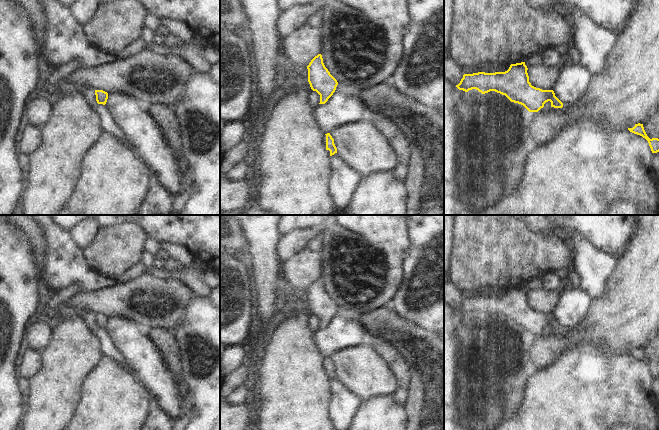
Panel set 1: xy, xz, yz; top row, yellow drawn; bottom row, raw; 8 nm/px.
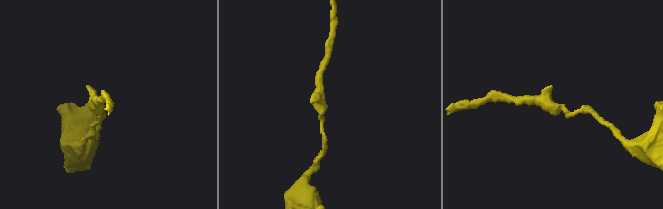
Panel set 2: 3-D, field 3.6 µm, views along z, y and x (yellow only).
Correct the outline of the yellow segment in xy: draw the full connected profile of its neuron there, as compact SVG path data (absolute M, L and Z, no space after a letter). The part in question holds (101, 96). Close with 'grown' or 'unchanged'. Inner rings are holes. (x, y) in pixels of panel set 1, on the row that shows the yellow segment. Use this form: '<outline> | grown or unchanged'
M95 90L96 101L98 104L105 105L108 99L108 93L103 90Z | unchanged

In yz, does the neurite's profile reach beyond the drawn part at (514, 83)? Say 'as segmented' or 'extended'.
as segmented

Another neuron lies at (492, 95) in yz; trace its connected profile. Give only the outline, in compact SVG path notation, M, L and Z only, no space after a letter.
M490 91L485 93L485 100L486 101L502 101L504 99L504 95L497 93L495 91Z

